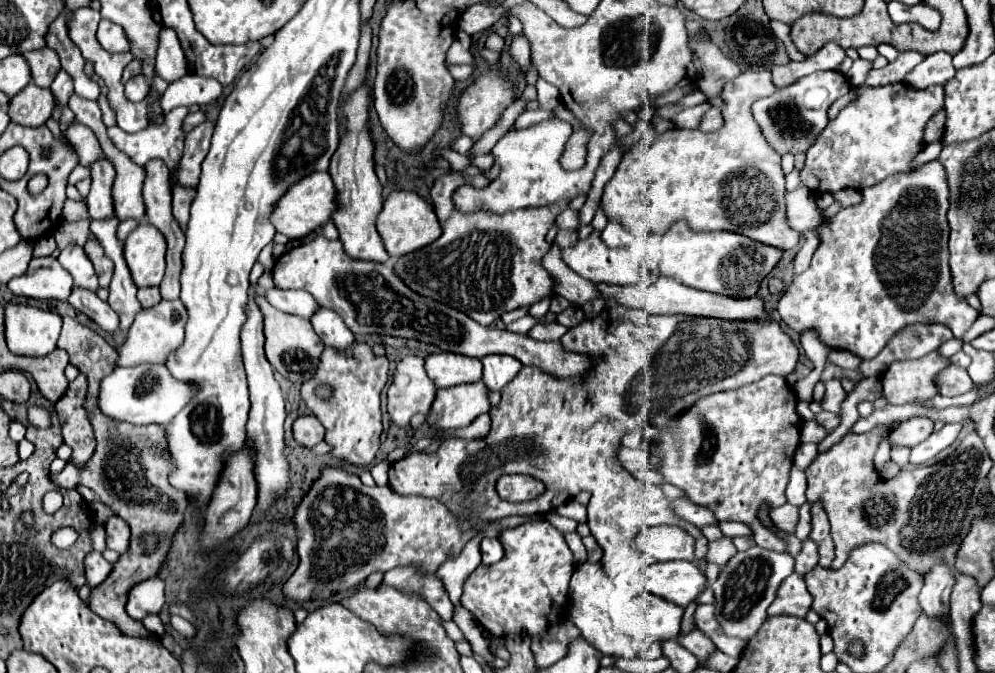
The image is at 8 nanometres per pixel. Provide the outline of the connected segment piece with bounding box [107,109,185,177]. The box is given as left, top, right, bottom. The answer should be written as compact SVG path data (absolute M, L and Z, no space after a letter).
M173 109L165 115L165 121L161 125L147 127L133 135L121 131L119 127L109 127L107 135L113 145L129 155L131 161L135 161L137 165L143 165L153 157L161 157L175 177L177 165L183 155L183 119L185 109Z

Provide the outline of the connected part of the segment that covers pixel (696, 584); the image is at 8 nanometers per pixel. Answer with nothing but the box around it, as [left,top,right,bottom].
[639,561,707,607]

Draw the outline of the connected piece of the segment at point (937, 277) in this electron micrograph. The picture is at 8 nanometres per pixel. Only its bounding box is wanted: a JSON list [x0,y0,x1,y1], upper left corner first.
[777,159,979,359]

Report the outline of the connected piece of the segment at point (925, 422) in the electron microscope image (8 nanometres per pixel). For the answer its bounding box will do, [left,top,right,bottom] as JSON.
[889,417,933,447]

